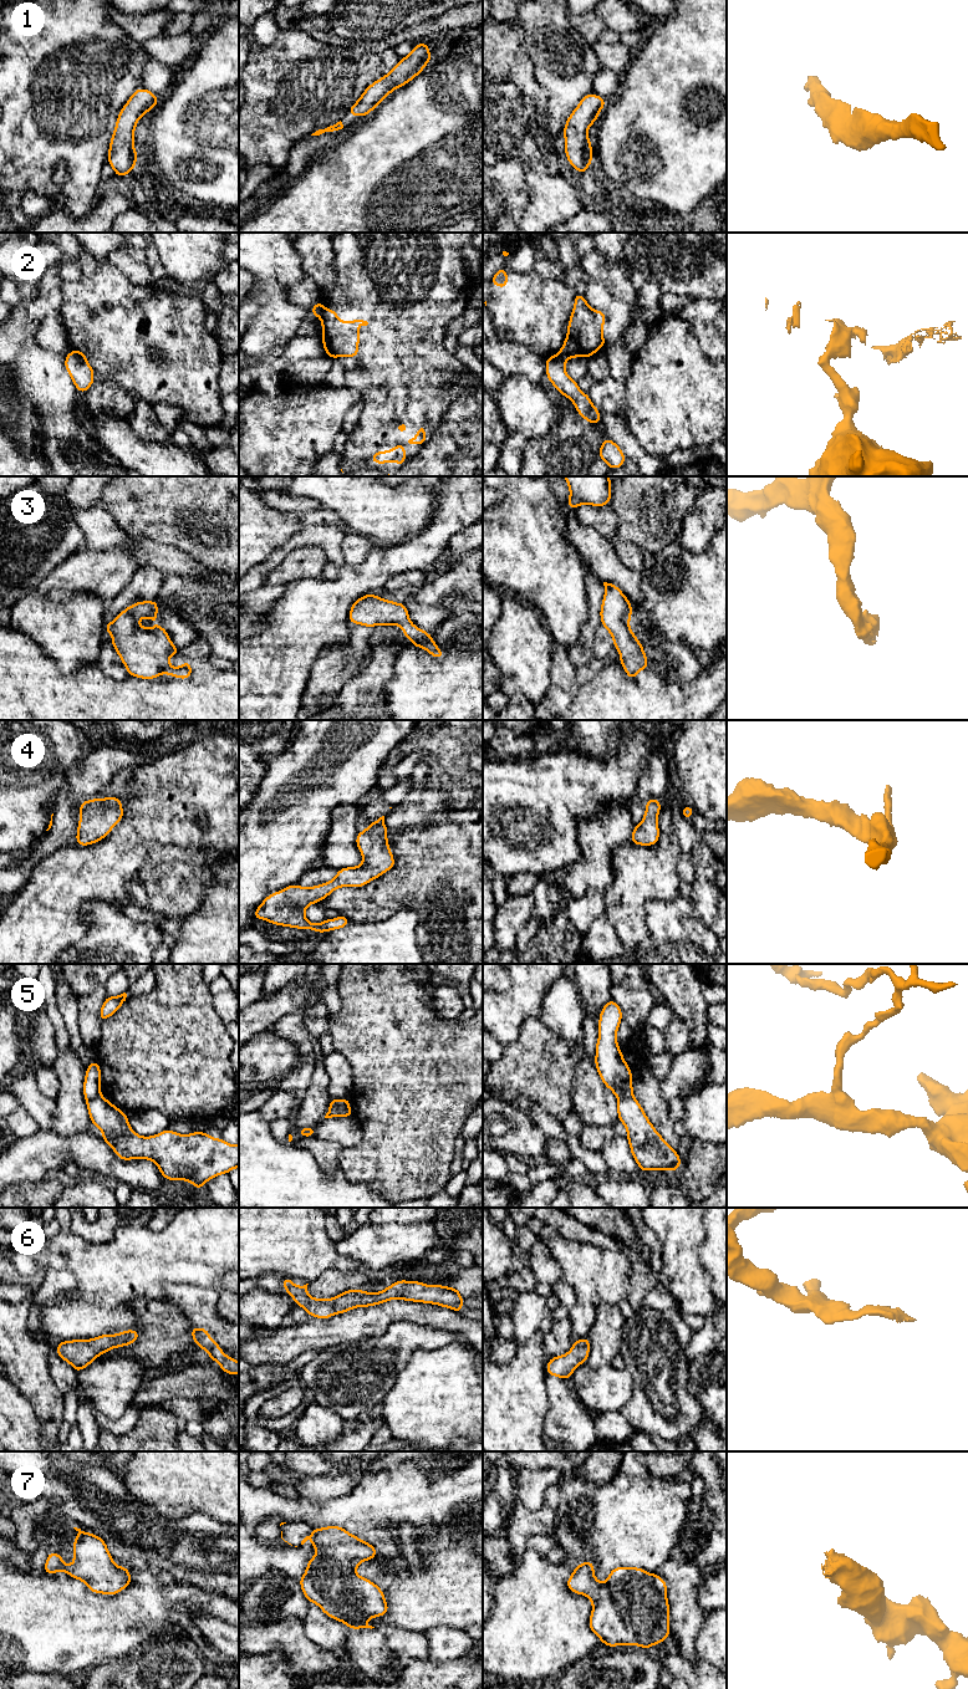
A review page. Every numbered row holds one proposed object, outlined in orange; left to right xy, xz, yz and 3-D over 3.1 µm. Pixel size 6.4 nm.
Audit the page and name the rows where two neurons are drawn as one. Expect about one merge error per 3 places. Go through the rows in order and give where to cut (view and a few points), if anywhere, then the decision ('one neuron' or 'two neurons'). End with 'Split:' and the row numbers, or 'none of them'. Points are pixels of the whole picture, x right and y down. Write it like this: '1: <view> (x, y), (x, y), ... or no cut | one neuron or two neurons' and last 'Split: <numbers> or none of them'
1: no cut | one neuron
2: yz (556, 355), (566, 360) | two neurons
3: no cut | one neuron
4: no cut | one neuron
5: xy (100, 1095), (86, 1100) | two neurons
6: no cut | one neuron
7: no cut | one neuron
Split: 2, 5

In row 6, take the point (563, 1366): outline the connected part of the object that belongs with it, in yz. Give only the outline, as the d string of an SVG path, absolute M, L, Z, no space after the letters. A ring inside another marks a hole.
M589 1337L574 1341L572 1347L567 1353L549 1359L546 1374L567 1381L574 1374L574 1371L577 1366L586 1363L589 1353Z

